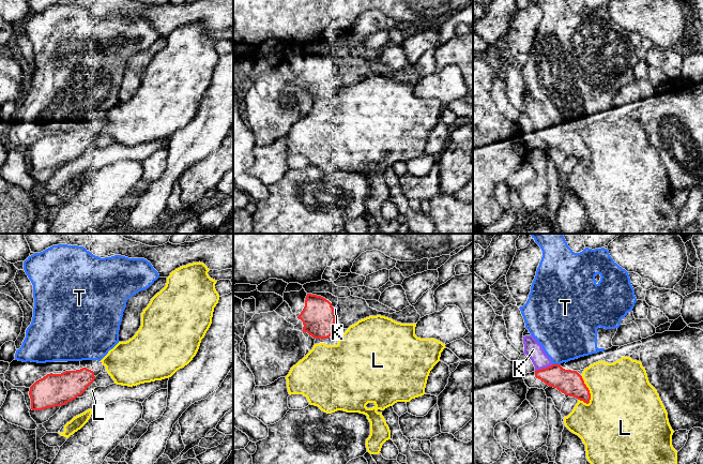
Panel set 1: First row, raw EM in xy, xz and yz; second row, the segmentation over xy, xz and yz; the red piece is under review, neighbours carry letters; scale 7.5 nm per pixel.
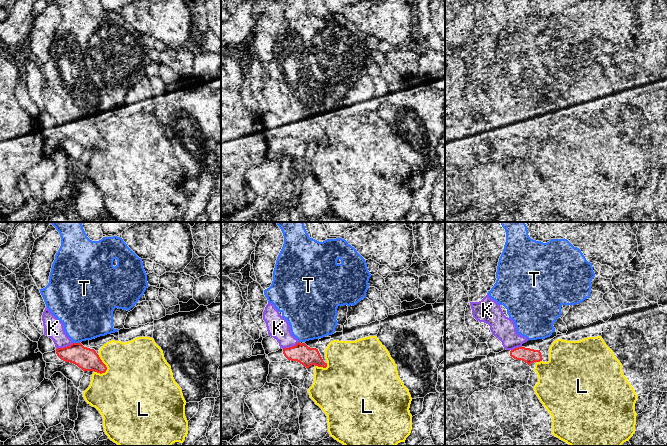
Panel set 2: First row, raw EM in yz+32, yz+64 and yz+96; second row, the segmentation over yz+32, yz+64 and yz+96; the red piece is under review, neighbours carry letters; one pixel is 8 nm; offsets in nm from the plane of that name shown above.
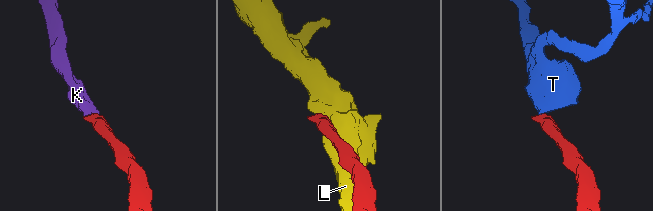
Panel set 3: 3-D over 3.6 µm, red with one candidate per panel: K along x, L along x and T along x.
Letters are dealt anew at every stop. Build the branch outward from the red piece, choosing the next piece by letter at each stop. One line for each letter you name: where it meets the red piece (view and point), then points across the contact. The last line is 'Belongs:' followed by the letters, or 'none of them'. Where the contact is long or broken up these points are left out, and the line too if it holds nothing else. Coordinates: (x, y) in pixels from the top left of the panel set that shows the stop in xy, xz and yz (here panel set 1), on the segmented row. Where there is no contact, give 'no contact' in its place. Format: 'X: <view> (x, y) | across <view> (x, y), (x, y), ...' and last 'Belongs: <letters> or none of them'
K: yz (544, 369)
Belongs: K

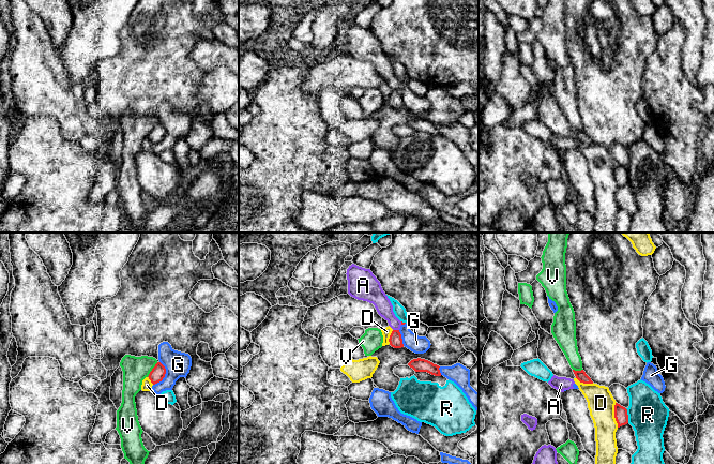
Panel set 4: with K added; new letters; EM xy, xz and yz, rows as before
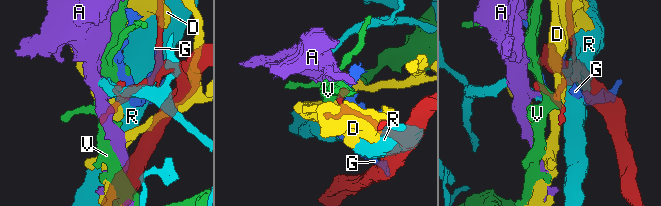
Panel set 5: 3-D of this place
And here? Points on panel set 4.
Belongs: none of them

